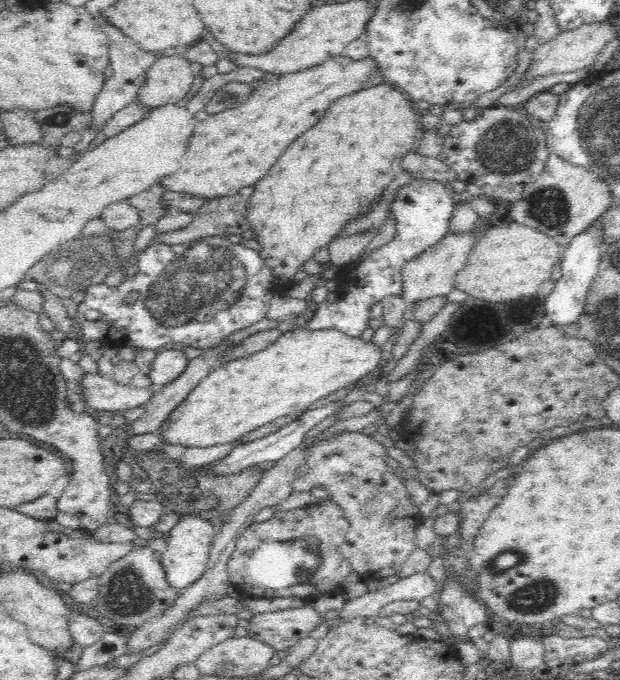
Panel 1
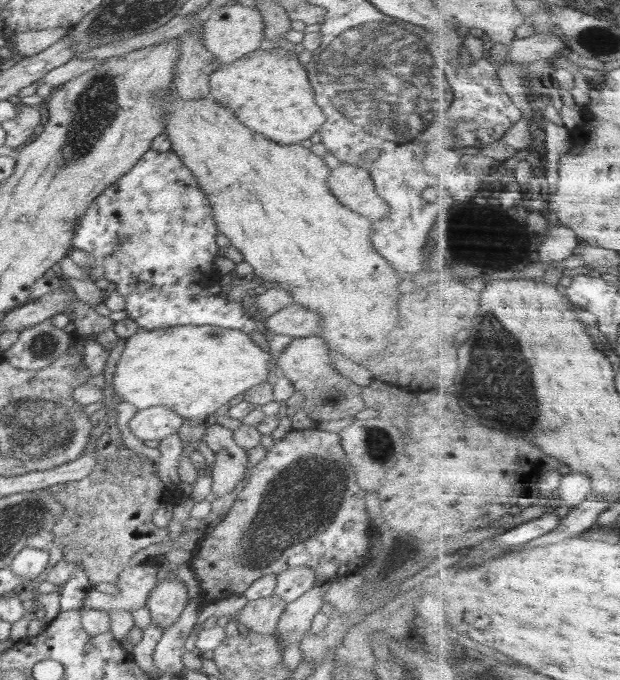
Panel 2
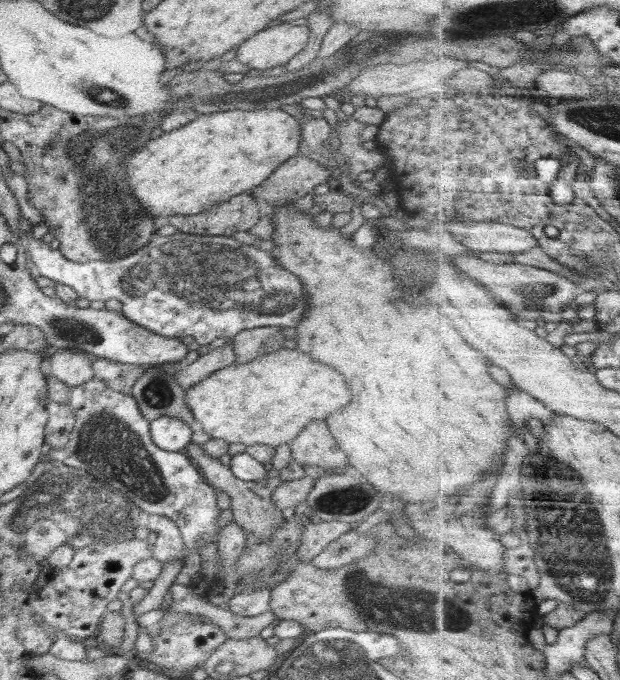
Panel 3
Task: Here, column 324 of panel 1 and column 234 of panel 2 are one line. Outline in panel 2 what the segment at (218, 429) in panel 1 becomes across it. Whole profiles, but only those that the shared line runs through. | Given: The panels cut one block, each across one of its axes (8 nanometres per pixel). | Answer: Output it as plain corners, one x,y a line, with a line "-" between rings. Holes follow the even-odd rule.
210,325
173,326
151,331
141,329
126,339
114,372
115,394
140,410
165,406
175,410
188,423
209,422
220,406
249,388
268,382
270,353
256,345
250,335
241,330

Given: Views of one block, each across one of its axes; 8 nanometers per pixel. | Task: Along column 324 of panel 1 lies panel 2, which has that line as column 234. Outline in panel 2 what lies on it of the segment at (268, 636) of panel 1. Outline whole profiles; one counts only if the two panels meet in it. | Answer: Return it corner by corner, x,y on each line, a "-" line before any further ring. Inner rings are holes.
274,594
248,602
232,619
256,634
277,636
278,620
286,604

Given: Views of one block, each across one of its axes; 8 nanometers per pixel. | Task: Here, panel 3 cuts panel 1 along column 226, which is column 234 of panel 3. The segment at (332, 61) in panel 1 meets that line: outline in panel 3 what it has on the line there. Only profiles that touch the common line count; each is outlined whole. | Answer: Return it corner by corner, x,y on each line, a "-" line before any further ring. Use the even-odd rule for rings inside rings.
228,110
226,112
218,112
214,114
198,115
194,122
166,132
154,140
150,140
142,150
138,150
136,154
132,154
130,158
126,158
126,174
128,174
128,184
130,184
130,192
138,198
138,202
144,206
144,210
148,214
156,218
164,218
165,216
172,215
193,215
199,212
204,212
212,205
222,201
228,201
233,196
242,194
243,192
250,191
257,186
260,186
270,175
277,170
286,160
299,155
303,152
303,141
301,137
301,128
296,120
282,110

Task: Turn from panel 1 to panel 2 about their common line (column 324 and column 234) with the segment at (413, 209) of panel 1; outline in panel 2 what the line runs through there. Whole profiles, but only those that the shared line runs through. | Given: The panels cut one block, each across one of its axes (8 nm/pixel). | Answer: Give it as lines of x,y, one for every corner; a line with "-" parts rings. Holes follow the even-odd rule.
148,150
134,164
130,172
109,184
89,205
79,218
80,224
72,238
72,250
84,250
90,255
92,264
85,268
94,278
105,278
114,282
115,290
125,300
125,310
141,329
167,329
173,326
210,325
232,330
241,330
251,336
251,332
262,332
269,342
271,352
282,352
292,337
269,331
262,320
244,313
241,302
228,302
218,294
210,293
210,286
219,284
222,275
212,268
217,253
216,236
219,234
214,224
214,213
199,189
194,174
184,166
173,152
-
126,237
126,243
118,246
118,239
-
111,254
111,255
109,255
-
199,295
196,300
192,296

